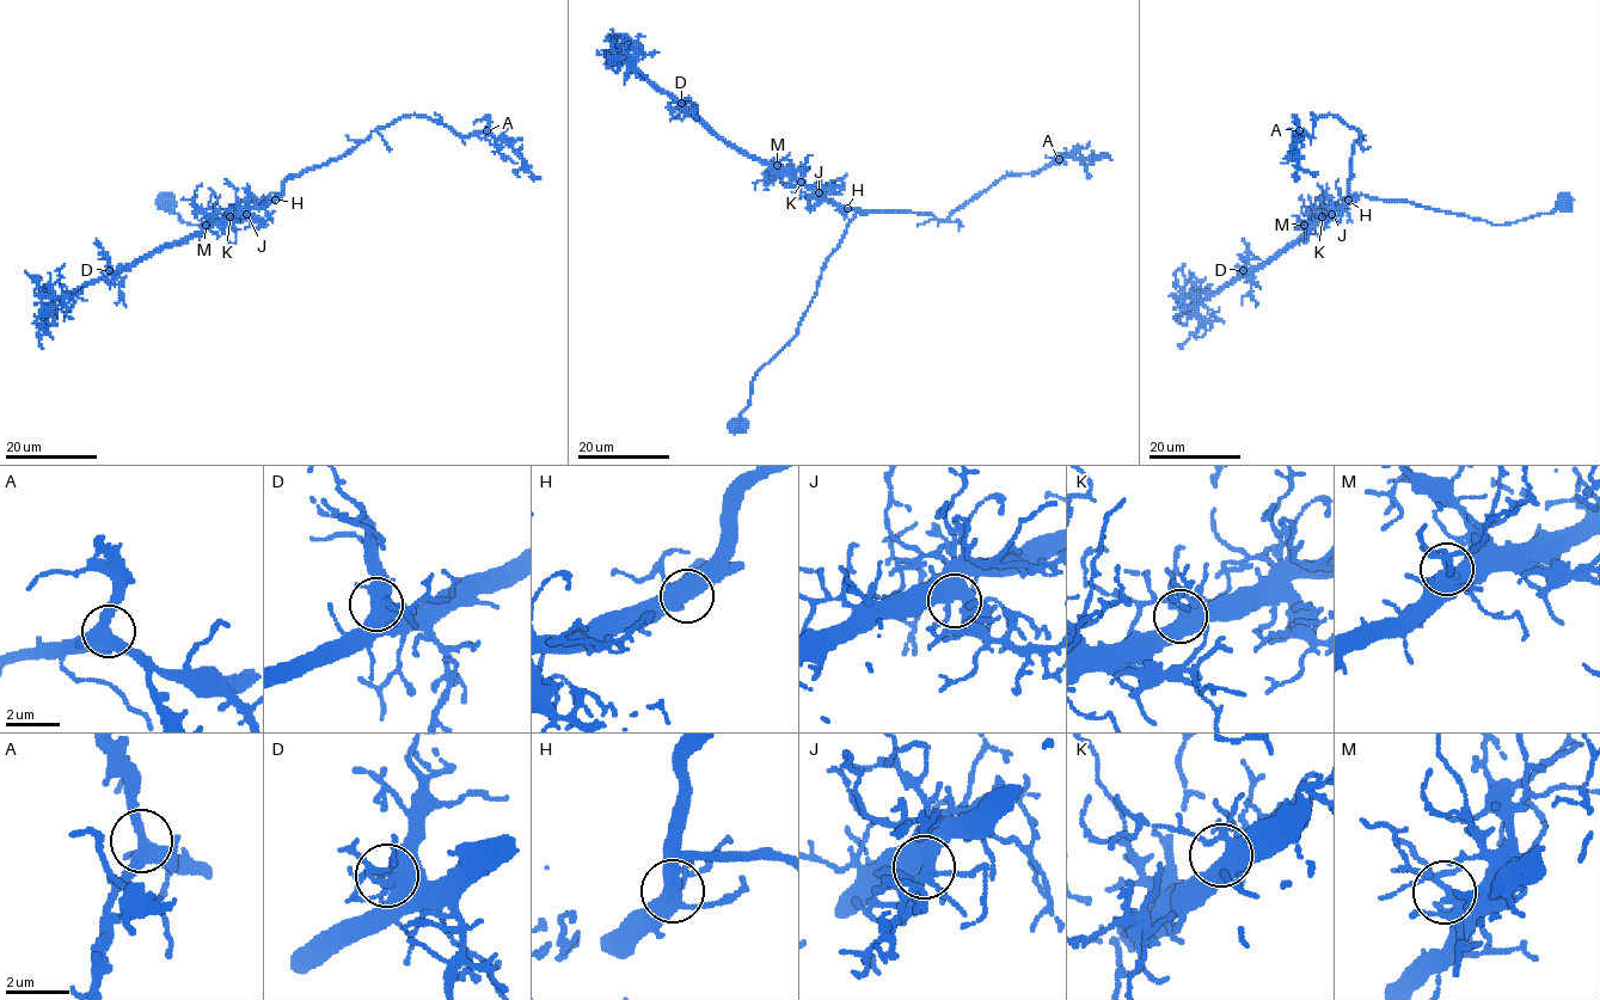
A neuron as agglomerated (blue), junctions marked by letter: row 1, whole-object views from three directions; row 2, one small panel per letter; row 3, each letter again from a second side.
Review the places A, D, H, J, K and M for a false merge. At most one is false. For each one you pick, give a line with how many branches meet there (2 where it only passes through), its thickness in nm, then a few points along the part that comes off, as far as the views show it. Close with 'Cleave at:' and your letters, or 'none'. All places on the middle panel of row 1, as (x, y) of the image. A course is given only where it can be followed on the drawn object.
Cleave at: none

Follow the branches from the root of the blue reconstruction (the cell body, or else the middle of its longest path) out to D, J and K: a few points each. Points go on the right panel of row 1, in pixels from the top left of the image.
D: (1567, 201), (1548, 214), (1491, 225), (1409, 201), (1350, 195), (1287, 250), (1262, 265), (1243, 270)
J: (1567, 201), (1548, 214), (1506, 225), (1491, 225), (1409, 201), (1354, 195), (1331, 214)
K: (1567, 201), (1548, 214), (1491, 225), (1409, 201), (1350, 195), (1331, 213), (1322, 216)

